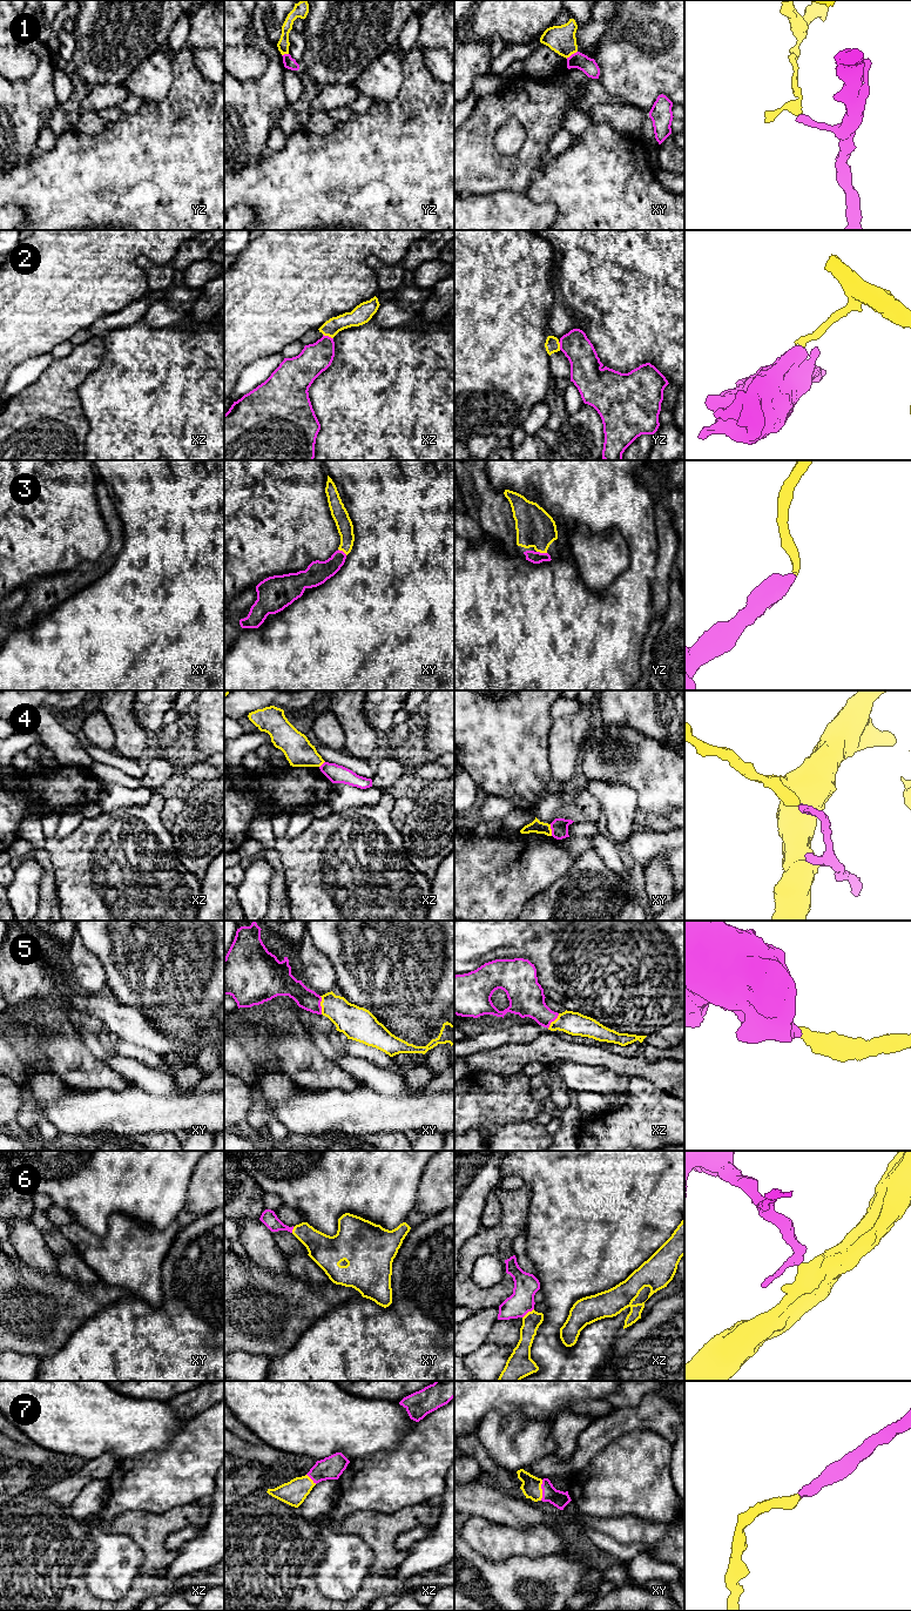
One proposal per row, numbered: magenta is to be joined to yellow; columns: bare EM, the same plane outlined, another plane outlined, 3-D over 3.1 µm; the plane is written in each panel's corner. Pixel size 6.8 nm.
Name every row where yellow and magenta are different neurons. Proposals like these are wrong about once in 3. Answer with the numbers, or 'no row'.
1, 2, 4

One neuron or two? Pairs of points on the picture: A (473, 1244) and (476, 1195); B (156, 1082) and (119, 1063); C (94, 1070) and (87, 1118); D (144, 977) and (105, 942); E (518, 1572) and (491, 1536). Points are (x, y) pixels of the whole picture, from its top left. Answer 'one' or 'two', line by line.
A: two
B: one
C: two
D: one
E: two

